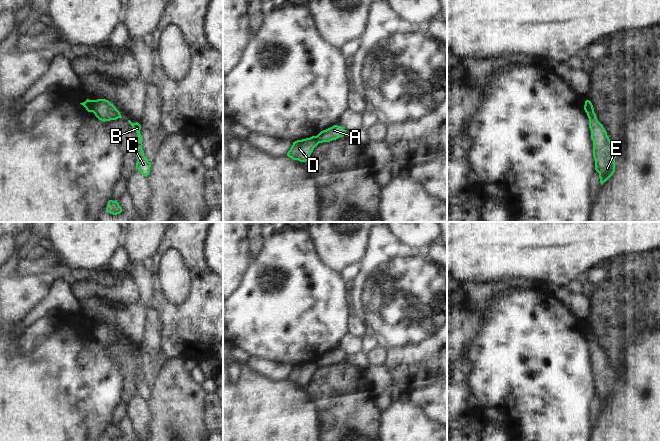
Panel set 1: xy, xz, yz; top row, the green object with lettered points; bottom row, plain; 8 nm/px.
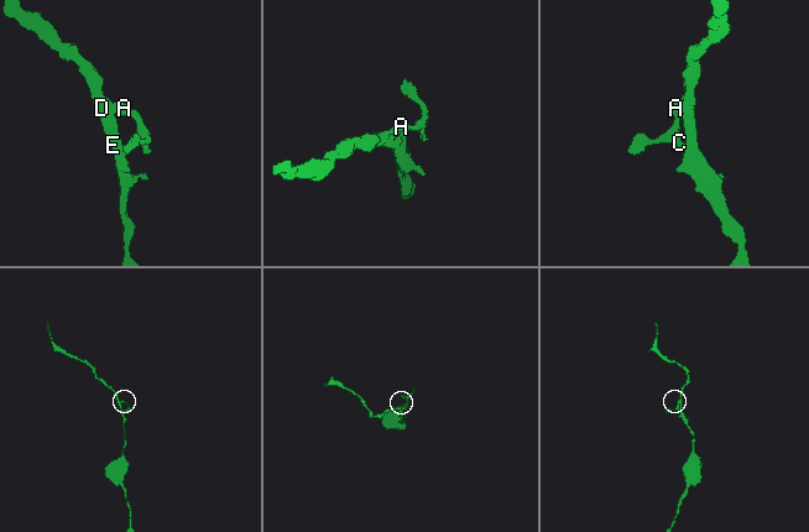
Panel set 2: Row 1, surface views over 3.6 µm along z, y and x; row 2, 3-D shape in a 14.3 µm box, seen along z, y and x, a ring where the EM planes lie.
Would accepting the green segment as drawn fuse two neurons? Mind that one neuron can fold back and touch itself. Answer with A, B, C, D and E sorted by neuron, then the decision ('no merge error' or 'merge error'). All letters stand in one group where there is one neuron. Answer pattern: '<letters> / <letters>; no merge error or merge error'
A B C / D E; merge error

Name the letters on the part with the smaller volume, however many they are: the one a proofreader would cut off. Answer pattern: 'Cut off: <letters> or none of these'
Cut off: A, B, C

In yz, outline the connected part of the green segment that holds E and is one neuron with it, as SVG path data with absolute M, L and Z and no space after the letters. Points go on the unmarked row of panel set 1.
M591 325L585 328L590 332L587 336L589 352L593 365L593 381L595 383L595 394L599 397L601 409L606 406L615 396L616 374L607 359L603 349L596 342Z

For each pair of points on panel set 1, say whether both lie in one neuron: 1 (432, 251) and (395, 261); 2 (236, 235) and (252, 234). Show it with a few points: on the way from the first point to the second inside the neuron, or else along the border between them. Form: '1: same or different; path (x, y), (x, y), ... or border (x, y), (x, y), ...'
1: different; border (423, 253), (427, 257)
2: different; border (247, 246), (249, 254)

